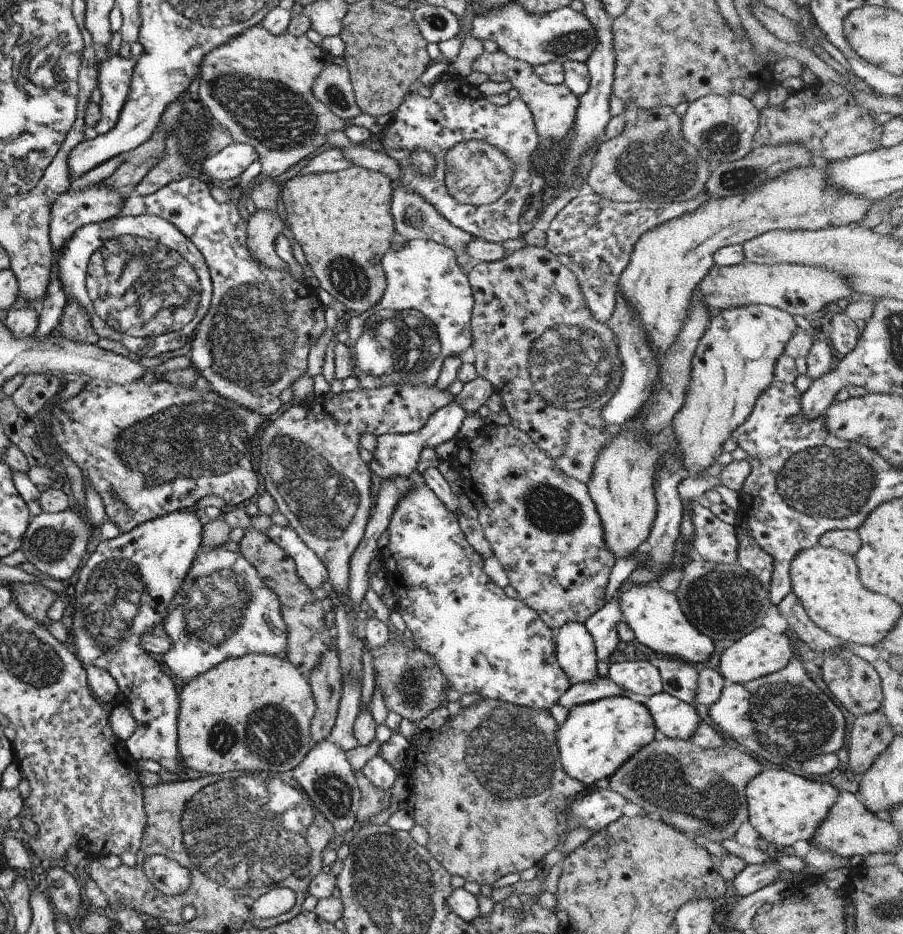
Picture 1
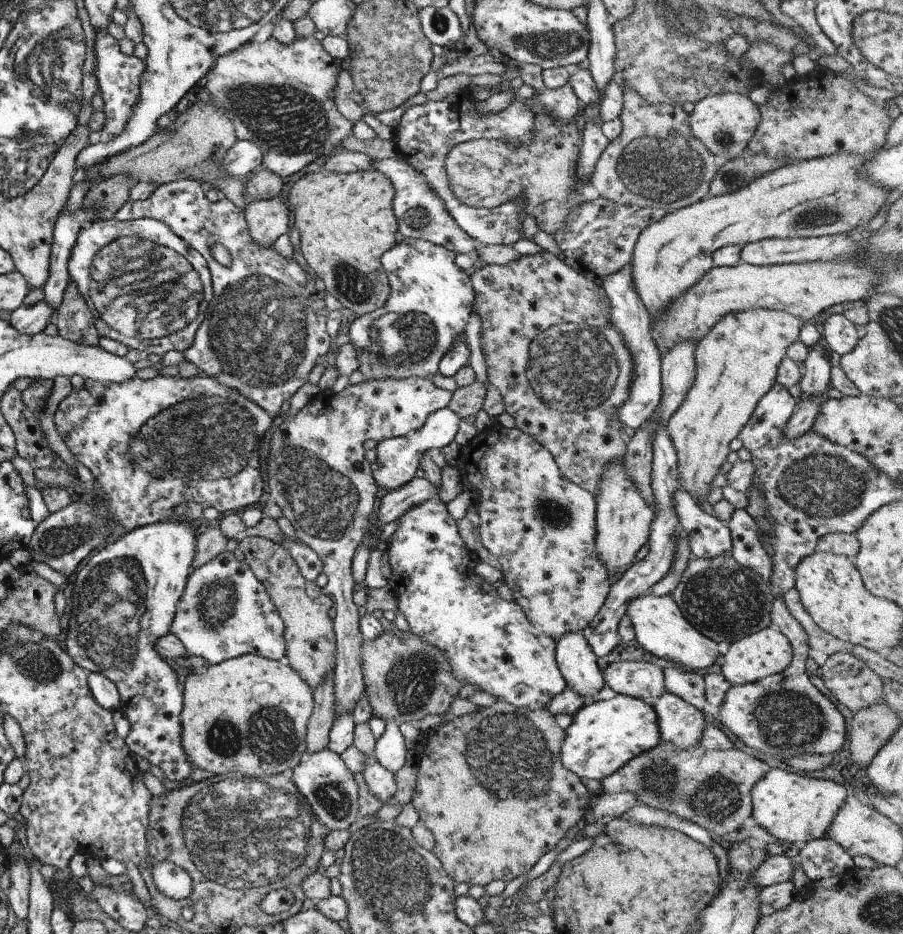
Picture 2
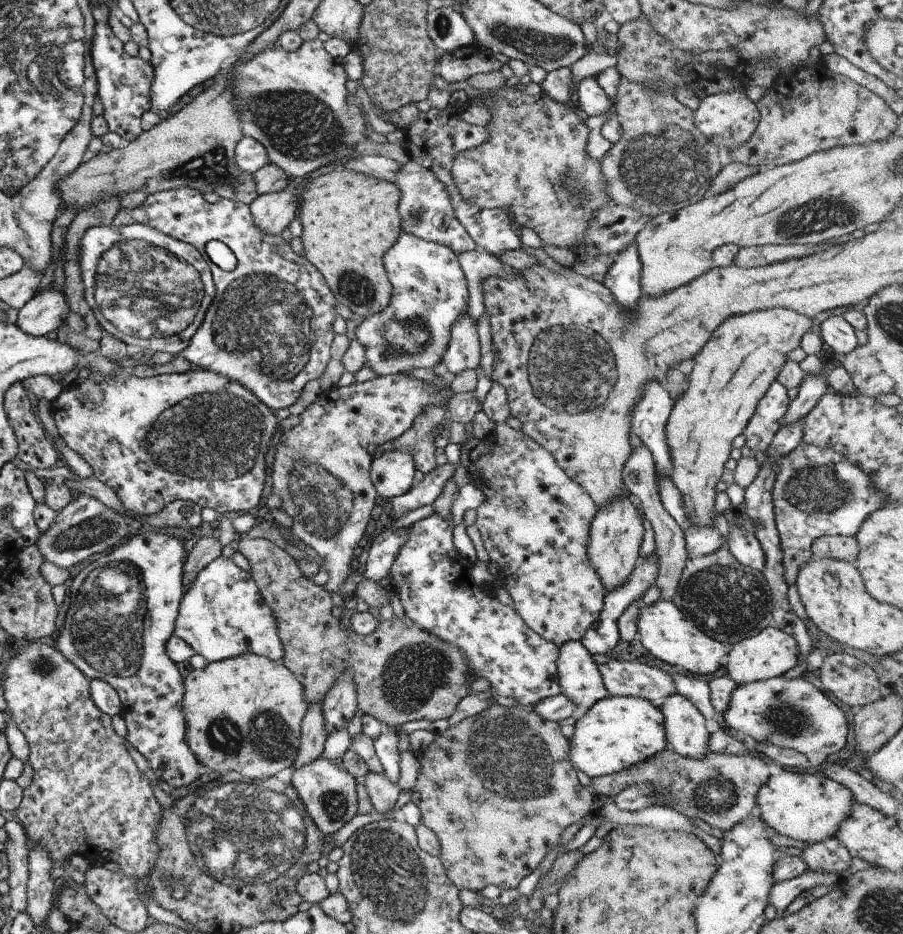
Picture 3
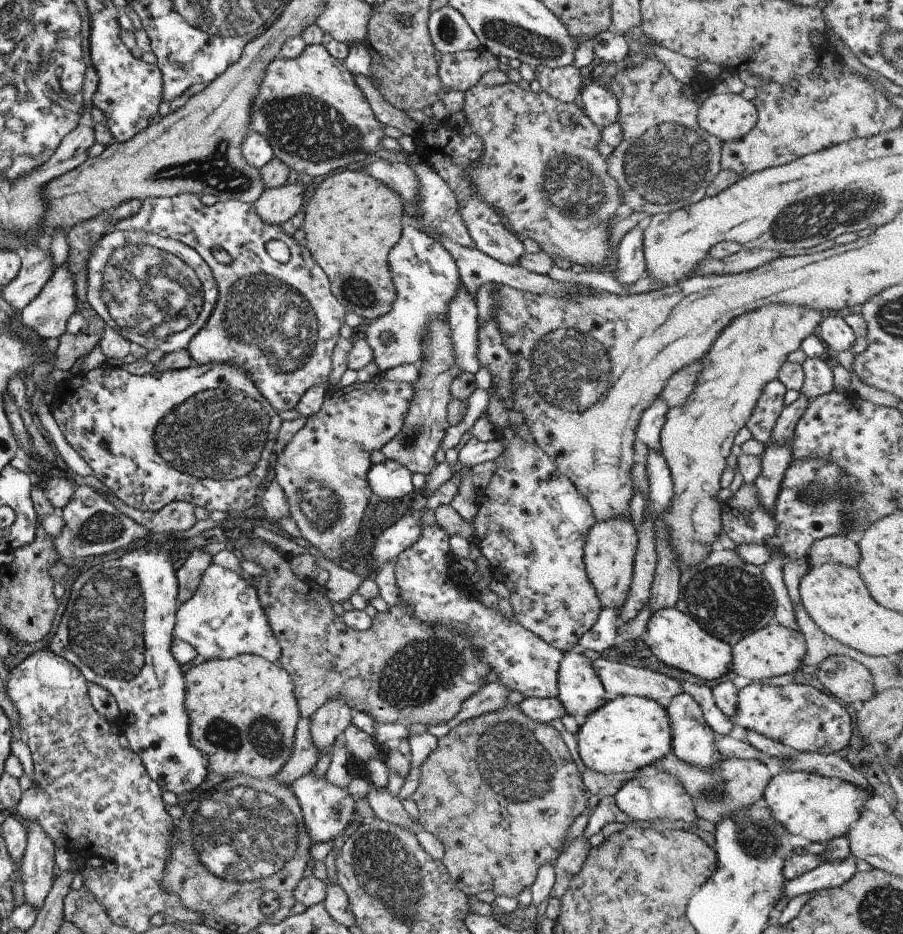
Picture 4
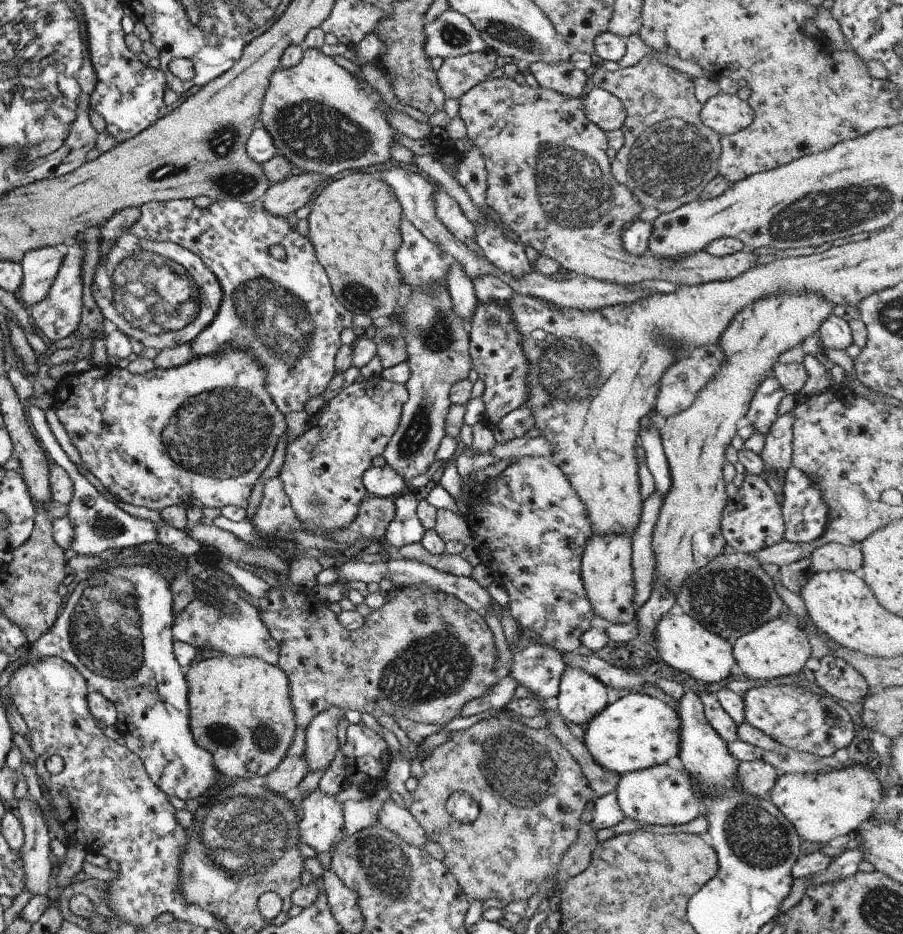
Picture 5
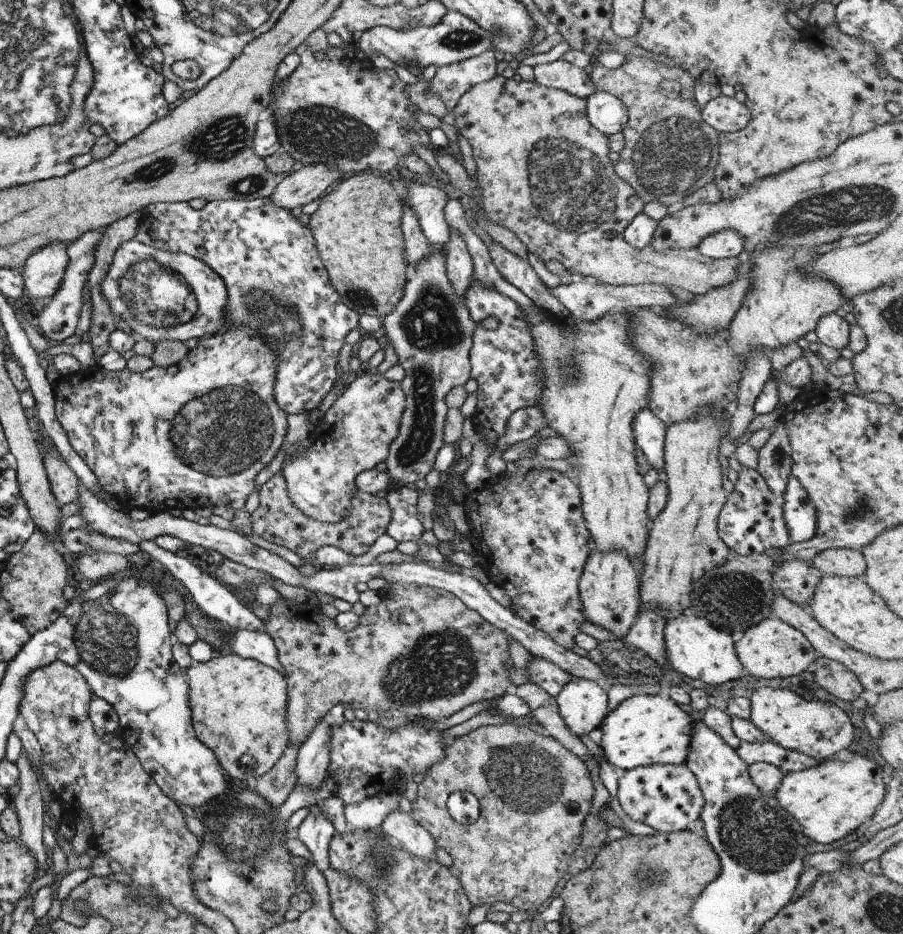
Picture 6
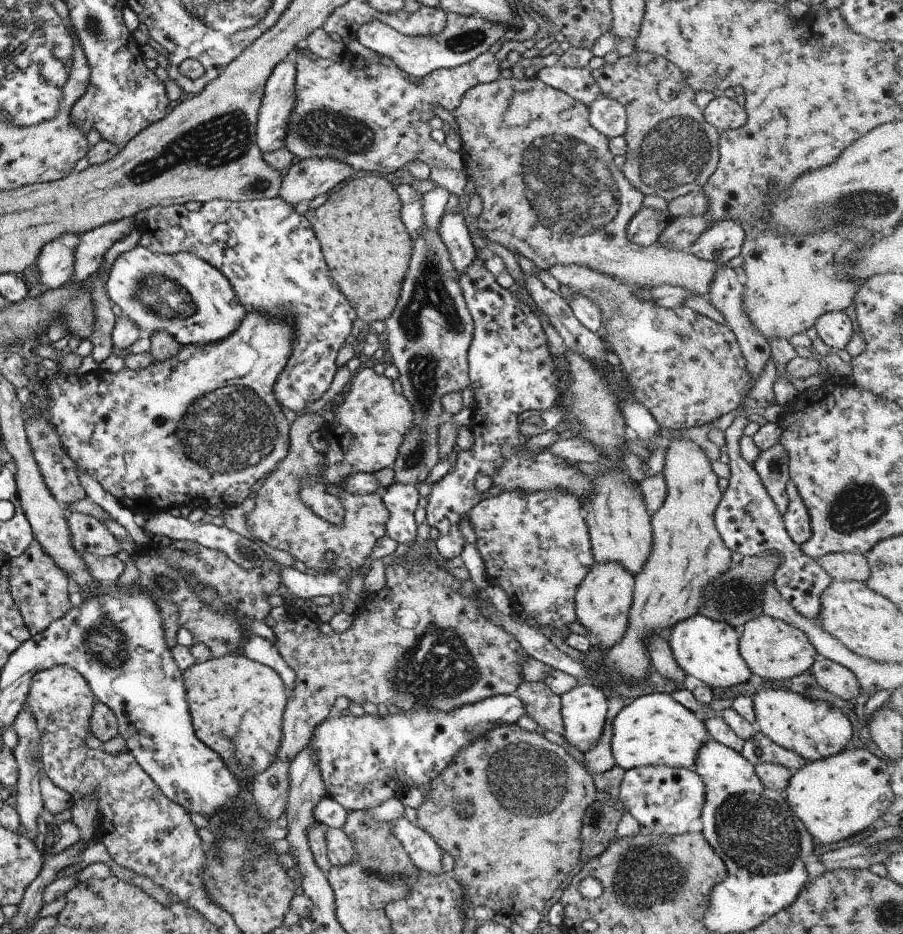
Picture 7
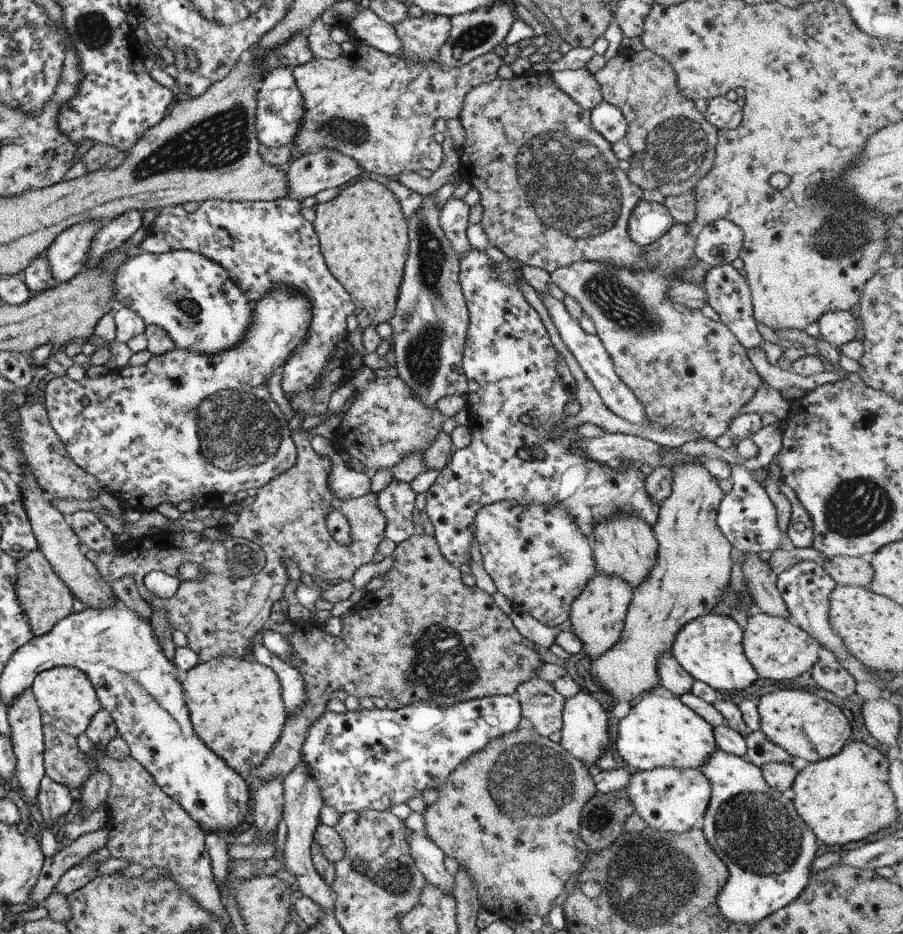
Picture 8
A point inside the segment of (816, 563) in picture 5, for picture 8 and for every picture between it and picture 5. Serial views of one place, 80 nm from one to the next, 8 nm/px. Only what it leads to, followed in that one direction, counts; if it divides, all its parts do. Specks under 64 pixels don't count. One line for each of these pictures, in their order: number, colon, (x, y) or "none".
6: (849, 563)
7: (839, 566)
8: (856, 571)

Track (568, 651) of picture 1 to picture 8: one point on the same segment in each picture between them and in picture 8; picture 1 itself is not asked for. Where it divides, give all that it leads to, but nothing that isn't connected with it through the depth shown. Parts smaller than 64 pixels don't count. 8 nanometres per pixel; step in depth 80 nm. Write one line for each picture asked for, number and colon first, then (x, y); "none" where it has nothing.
2: (575, 660)
3: (578, 677)
4: (580, 692)
5: (580, 696)
6: (582, 704)
7: (582, 709)
8: (583, 734)

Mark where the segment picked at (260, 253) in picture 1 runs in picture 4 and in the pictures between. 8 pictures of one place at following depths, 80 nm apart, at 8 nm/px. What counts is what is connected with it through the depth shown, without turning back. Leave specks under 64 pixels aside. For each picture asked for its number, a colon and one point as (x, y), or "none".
2: (267, 219)
3: (271, 212)
4: (275, 205)

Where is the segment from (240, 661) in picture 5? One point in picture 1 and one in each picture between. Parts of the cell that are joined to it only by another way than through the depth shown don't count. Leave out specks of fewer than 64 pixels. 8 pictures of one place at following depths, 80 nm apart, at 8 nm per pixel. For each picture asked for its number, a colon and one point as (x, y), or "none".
1: (251, 714)
2: (248, 714)
3: (242, 714)
4: (242, 714)

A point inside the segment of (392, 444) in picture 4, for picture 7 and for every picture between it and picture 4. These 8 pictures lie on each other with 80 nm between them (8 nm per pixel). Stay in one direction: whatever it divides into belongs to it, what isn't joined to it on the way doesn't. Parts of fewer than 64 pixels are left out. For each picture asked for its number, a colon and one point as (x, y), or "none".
5: (436, 341)
6: (430, 330)
7: (427, 334)

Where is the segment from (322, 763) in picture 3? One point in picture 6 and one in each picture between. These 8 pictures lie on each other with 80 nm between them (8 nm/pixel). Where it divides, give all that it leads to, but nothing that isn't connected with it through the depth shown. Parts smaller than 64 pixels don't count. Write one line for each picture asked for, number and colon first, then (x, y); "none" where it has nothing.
4: (326, 810)
5: (321, 820)
6: (314, 830)

